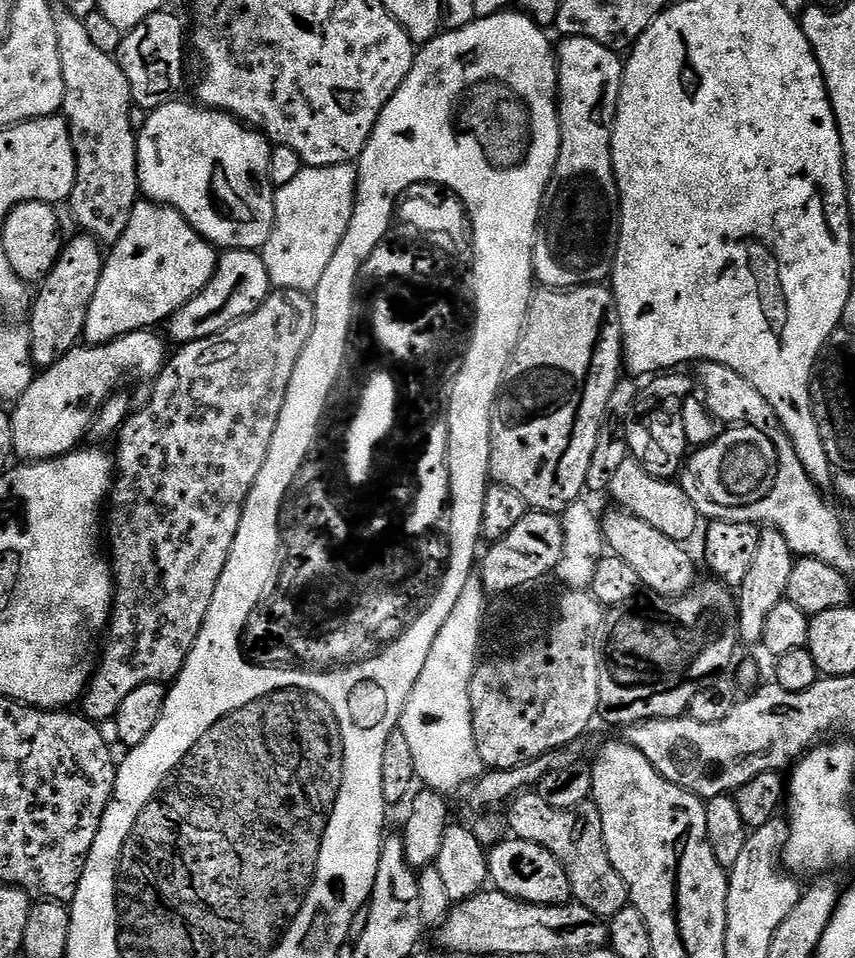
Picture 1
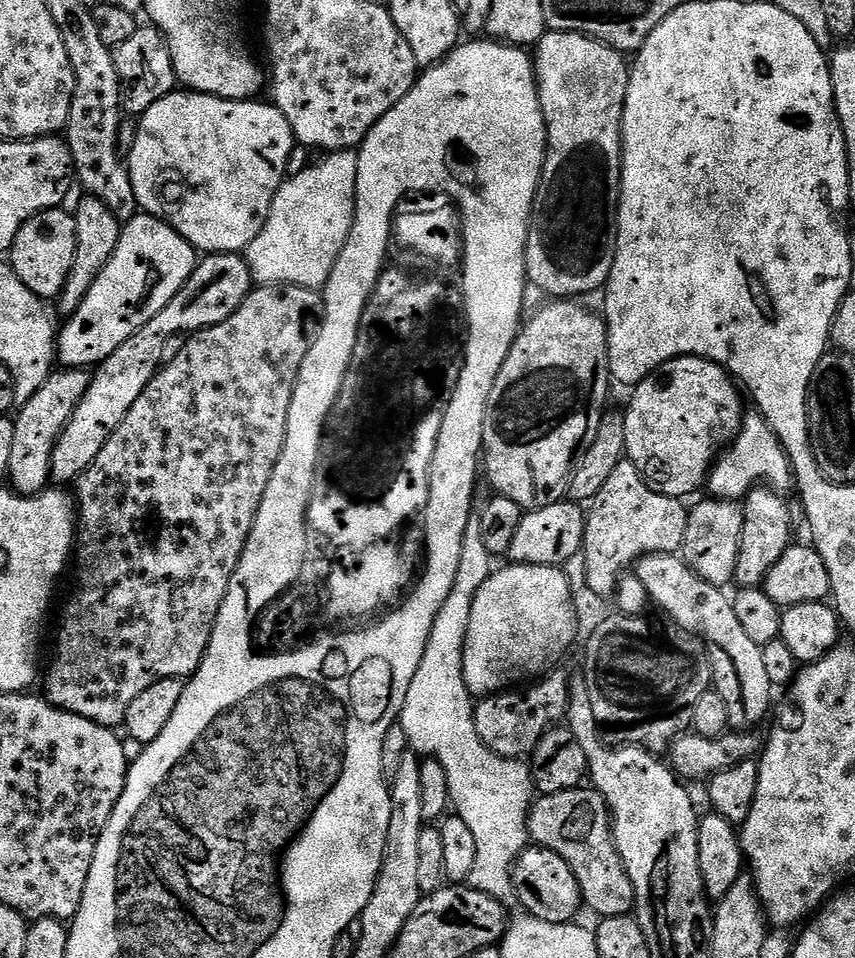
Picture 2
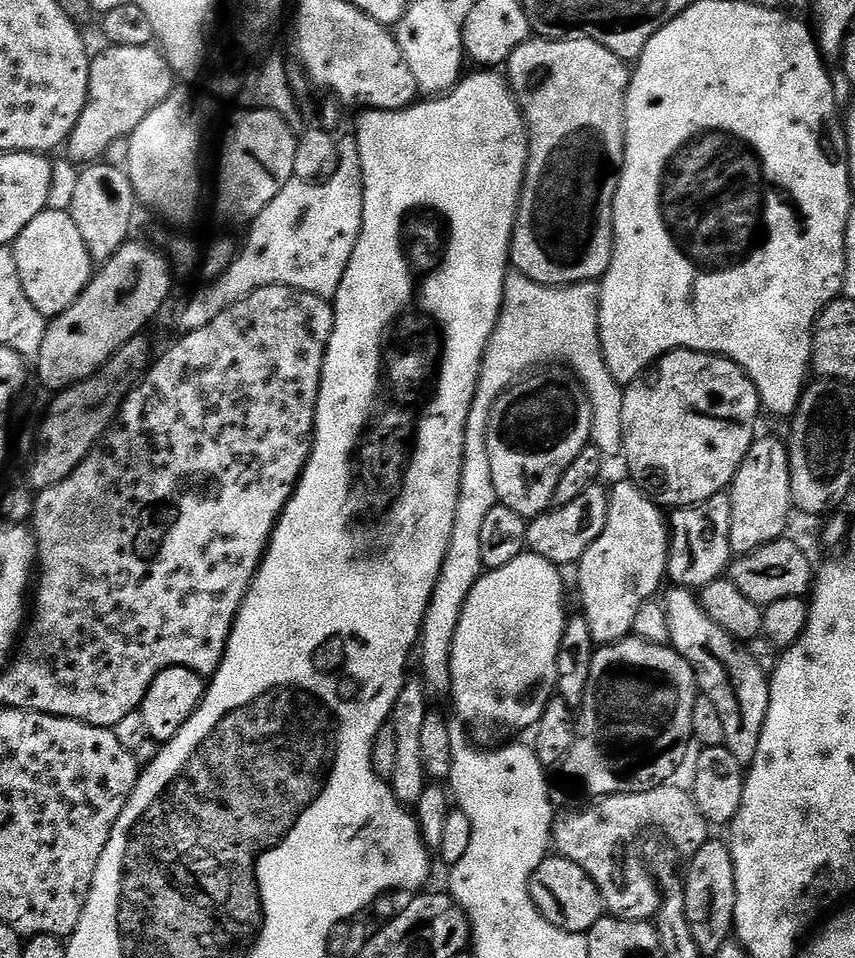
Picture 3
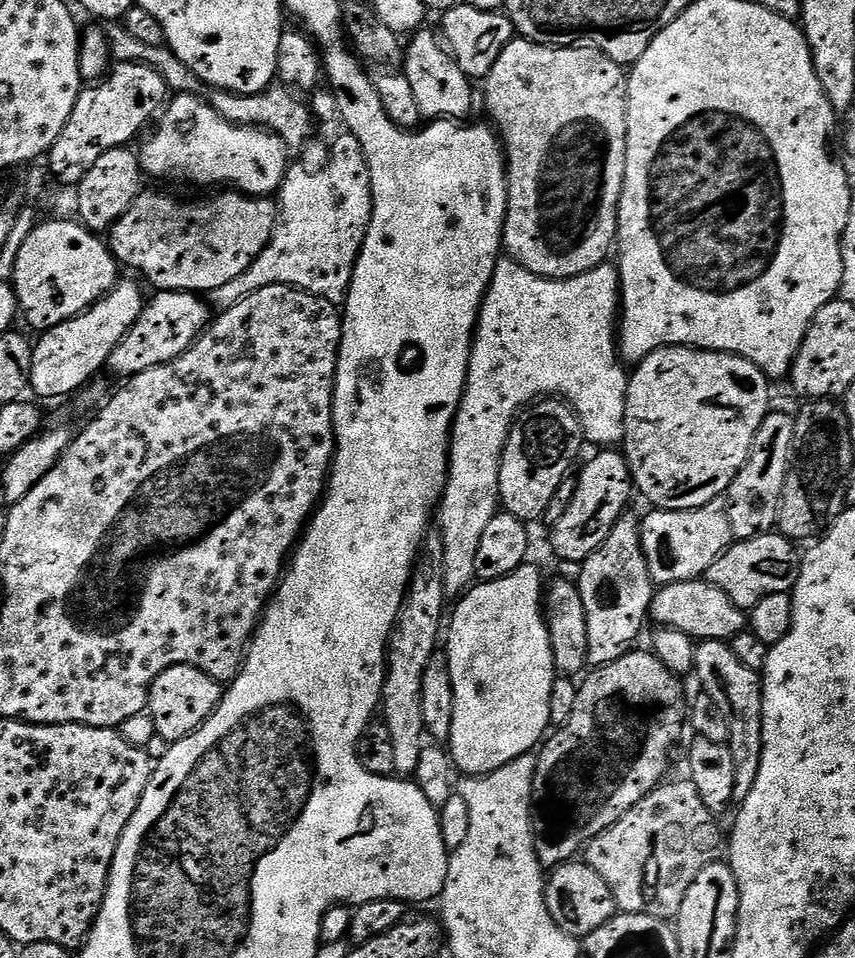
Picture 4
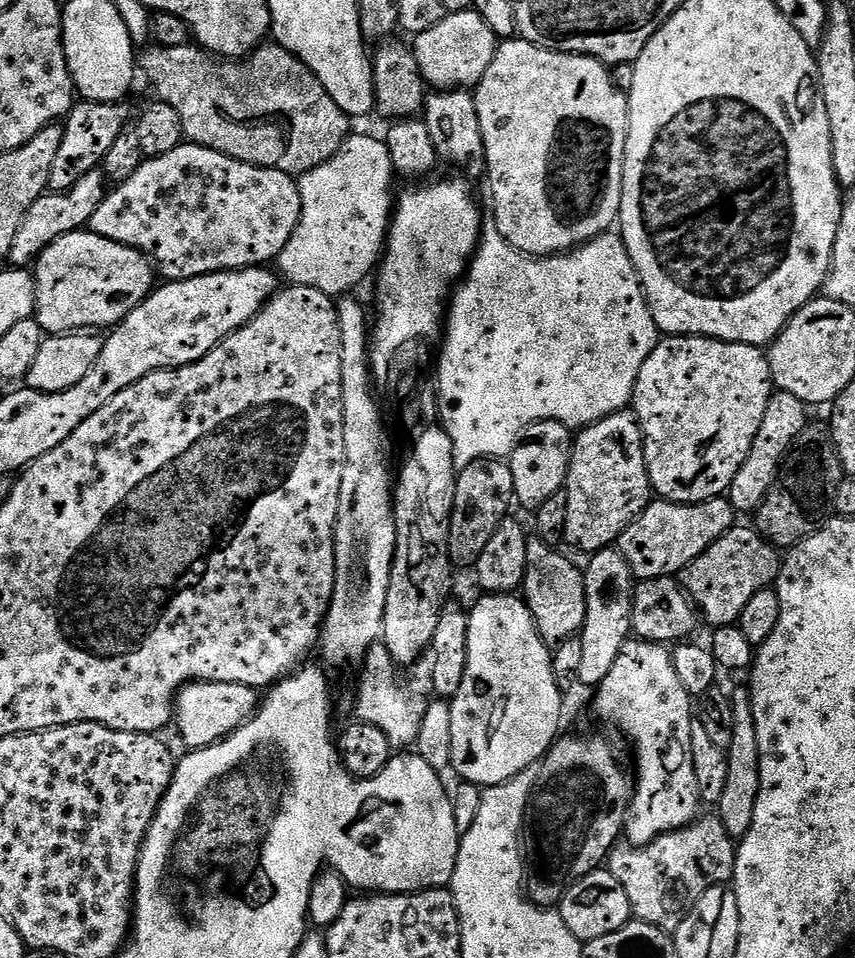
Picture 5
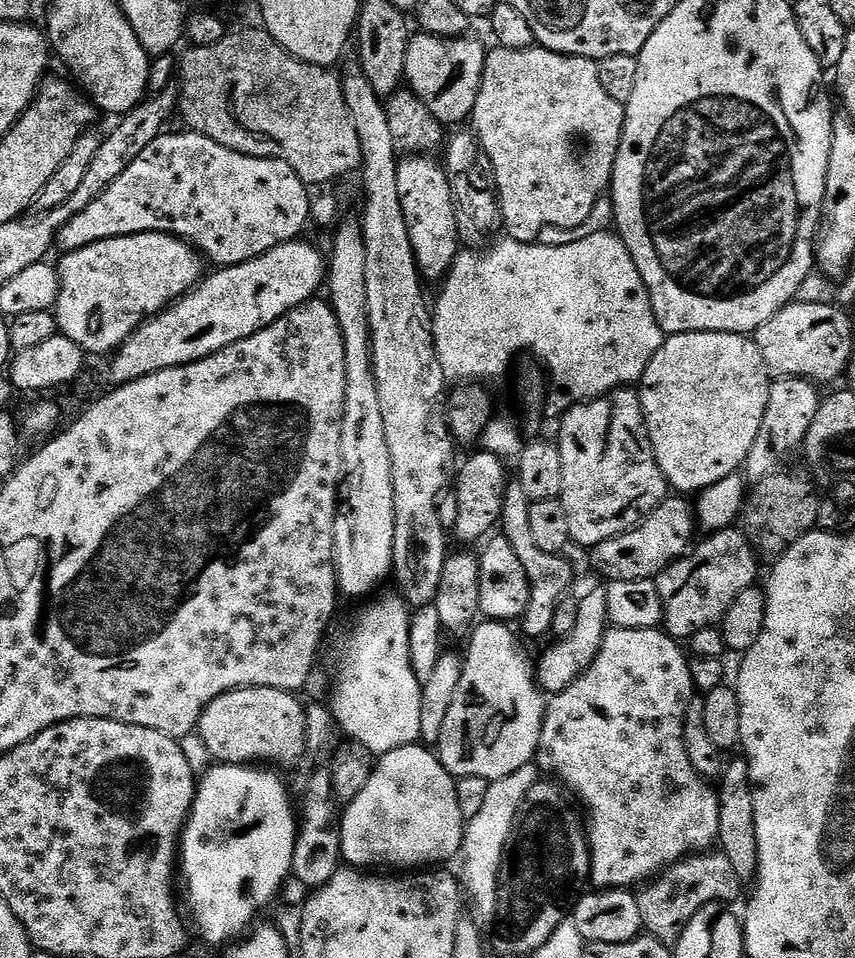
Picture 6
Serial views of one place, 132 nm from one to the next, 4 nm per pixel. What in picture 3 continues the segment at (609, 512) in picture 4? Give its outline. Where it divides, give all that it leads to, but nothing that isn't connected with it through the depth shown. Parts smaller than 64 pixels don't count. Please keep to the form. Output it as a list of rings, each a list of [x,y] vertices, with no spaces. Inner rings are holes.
[[[593,486],[565,508],[556,508],[543,516],[535,517],[528,526],[527,551],[546,558],[557,566],[579,561],[580,556],[602,534],[606,526],[609,493]]]

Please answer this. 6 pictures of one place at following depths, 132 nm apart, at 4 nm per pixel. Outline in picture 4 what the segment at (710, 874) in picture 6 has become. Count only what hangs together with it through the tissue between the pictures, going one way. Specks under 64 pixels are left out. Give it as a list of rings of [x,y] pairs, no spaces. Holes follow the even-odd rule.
[[[683,778],[684,780],[676,780],[673,784],[669,782],[661,783],[660,787],[654,789],[646,798],[642,798],[642,802],[638,802],[638,806],[634,806],[629,812],[618,822],[614,822],[602,834],[598,834],[594,839],[588,841],[582,856],[583,859],[598,874],[602,874],[602,882],[606,882],[606,886],[610,886],[610,894],[614,894],[614,902],[617,909],[621,913],[633,912],[634,914],[646,914],[653,916],[659,920],[671,921],[682,910],[682,898],[686,898],[686,890],[690,890],[690,886],[694,882],[694,878],[698,878],[698,874],[702,874],[702,870],[706,870],[706,866],[717,863],[719,854],[722,852],[722,844],[720,848],[720,824],[717,813],[706,810],[706,802],[702,802],[702,798],[698,798],[698,790],[694,790],[694,782],[691,778]]]

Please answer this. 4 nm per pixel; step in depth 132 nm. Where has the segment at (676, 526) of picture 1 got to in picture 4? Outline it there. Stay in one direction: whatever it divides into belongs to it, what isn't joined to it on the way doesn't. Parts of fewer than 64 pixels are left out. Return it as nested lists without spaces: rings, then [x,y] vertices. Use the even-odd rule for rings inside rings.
[[[631,514],[621,516],[614,530],[610,530],[606,542],[602,542],[598,550],[594,550],[584,559],[578,587],[582,594],[582,606],[586,606],[586,639],[590,641],[589,665],[609,664],[622,658],[635,645],[632,643],[639,638],[640,631],[644,628],[644,620],[646,624],[649,619],[654,591],[650,570],[647,562],[644,561],[644,551],[640,541],[640,520],[637,517],[634,518]]]

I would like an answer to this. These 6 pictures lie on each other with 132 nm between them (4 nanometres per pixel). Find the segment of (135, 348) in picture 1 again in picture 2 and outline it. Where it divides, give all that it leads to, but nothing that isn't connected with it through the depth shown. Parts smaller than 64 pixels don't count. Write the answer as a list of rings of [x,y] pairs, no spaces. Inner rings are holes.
[[[61,369],[50,375],[48,381],[28,400],[27,404],[18,411],[14,418],[13,448],[10,450],[10,466],[8,467],[8,482],[11,489],[20,496],[36,496],[47,489],[51,481],[53,448],[62,430],[68,424],[77,408],[78,402],[85,396],[91,377],[83,369]]]

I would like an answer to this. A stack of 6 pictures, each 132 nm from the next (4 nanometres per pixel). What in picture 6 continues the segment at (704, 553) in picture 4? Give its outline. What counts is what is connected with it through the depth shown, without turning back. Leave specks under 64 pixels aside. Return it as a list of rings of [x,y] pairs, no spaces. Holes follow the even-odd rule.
[[[669,498],[645,516],[635,528],[620,536],[606,538],[590,549],[593,573],[605,576],[605,581],[634,582],[635,580],[655,580],[670,567],[675,560],[688,555],[697,539],[698,525],[696,509],[687,499]]]

